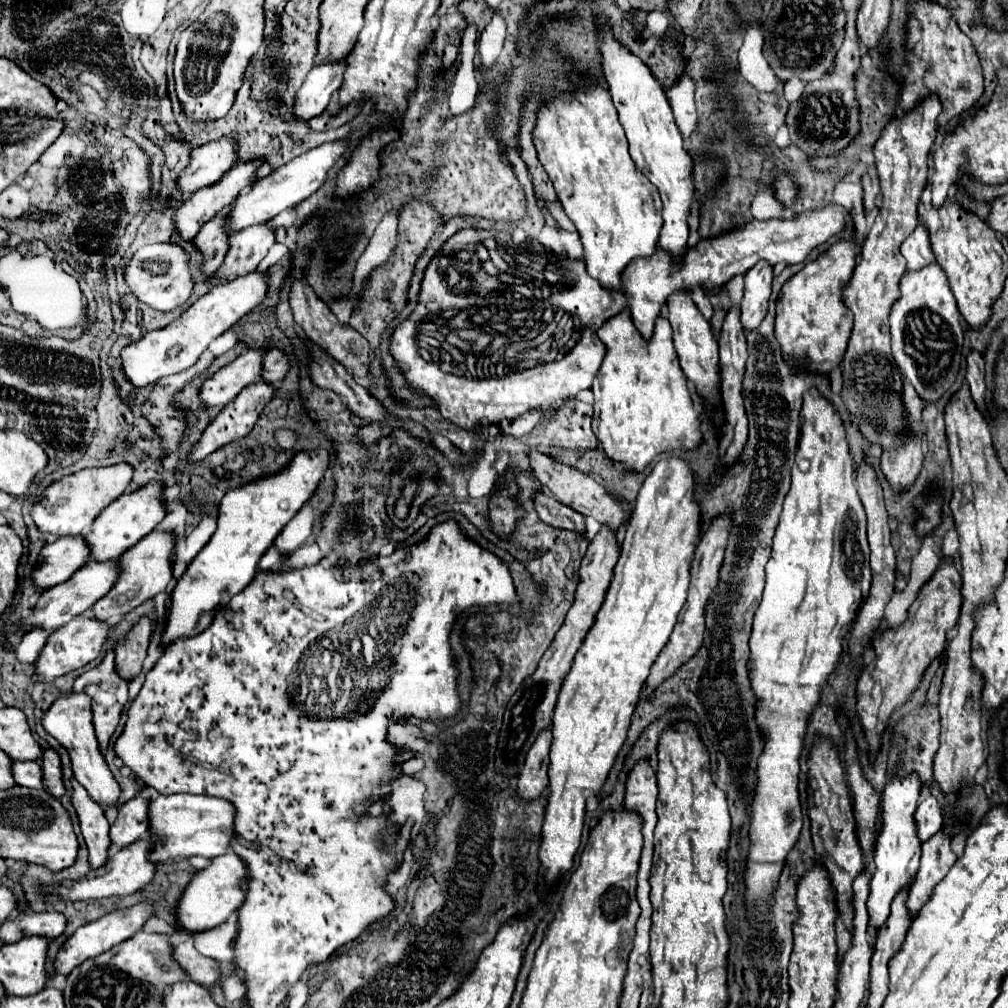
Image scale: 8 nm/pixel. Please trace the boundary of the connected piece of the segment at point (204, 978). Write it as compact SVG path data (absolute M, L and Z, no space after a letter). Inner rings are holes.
M188 939L184 943L178 943L174 949L172 949L172 959L184 969L184 973L196 981L198 985L204 985L204 987L212 987L218 977L220 977L220 969L218 969L218 963L214 959L208 959L204 955L200 955L196 949L194 949L194 941Z

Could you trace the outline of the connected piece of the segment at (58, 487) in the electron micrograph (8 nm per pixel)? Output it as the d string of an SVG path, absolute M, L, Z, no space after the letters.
M120 463L112 467L102 467L102 469L84 469L54 481L42 491L42 495L34 501L34 507L30 511L38 531L56 535L56 537L86 535L94 519L98 517L98 513L106 509L112 501L116 501L116 497L120 497L124 489L130 485L132 473L134 471L130 465Z

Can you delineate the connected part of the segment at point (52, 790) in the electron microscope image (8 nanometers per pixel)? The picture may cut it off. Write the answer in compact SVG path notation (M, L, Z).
M46 749L42 755L40 763L44 771L44 789L46 793L60 797L64 793L64 783L62 783L62 769L60 769L60 757L54 749Z

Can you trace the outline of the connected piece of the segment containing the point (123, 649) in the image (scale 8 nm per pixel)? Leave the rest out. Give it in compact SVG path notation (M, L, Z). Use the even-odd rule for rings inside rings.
M140 617L140 621L132 627L130 633L126 633L118 643L116 643L116 667L118 673L124 679L132 679L136 673L142 669L142 661L148 653L152 637L152 623L150 617Z

